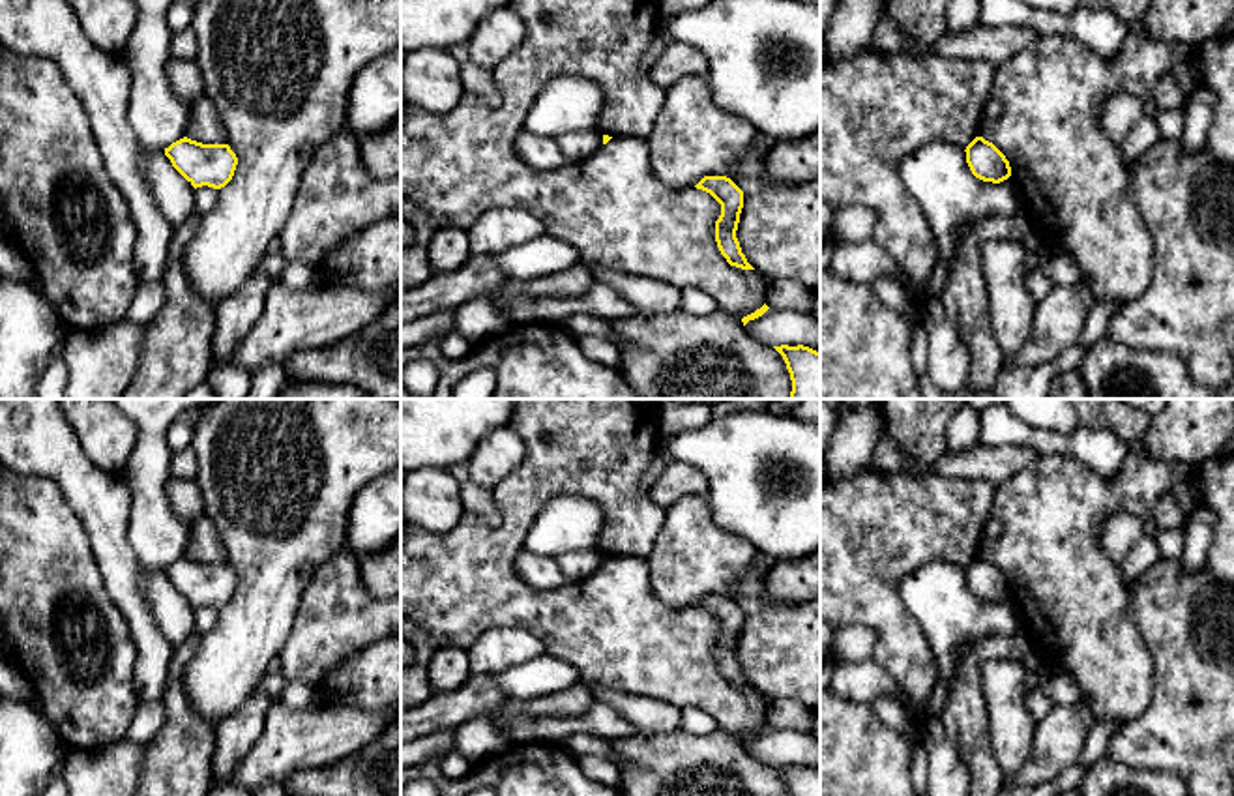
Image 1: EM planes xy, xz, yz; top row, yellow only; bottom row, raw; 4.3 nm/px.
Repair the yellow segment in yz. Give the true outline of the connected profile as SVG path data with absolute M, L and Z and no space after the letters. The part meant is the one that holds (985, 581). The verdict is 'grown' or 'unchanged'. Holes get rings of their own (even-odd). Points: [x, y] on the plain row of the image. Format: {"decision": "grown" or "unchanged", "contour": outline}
{"decision": "unchanged", "contour": "M976 556L964 571L966 582L976 597L1000 603L1011 596L1006 575L983 556Z"}

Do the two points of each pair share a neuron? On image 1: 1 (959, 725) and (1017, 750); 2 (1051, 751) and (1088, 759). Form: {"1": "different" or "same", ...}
{"1": "different", "2": "different"}

